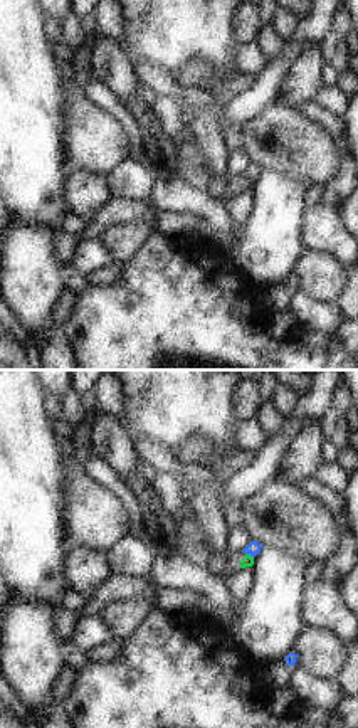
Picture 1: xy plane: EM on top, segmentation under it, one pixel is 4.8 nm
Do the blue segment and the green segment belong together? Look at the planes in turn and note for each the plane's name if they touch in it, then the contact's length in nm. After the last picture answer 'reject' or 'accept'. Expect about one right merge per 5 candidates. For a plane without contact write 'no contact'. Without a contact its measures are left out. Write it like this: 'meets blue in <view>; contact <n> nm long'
meets blue in xy; contact 50 nm long

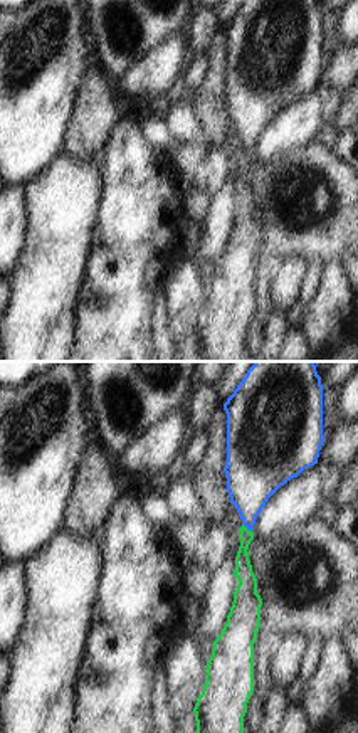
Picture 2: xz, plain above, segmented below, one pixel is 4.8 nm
meets blue in xz; contact 60 nm long

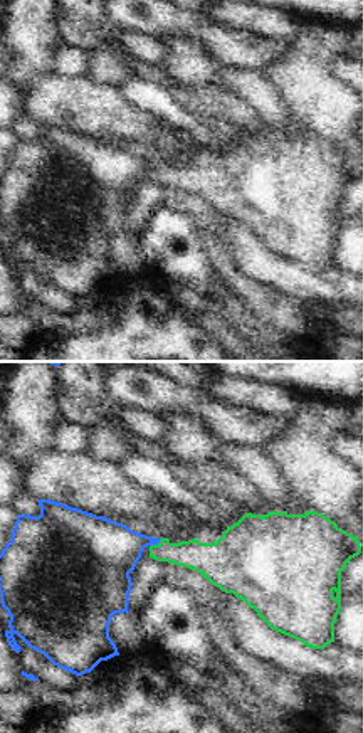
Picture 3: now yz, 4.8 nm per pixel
meets blue in yz; contact 80 nm long

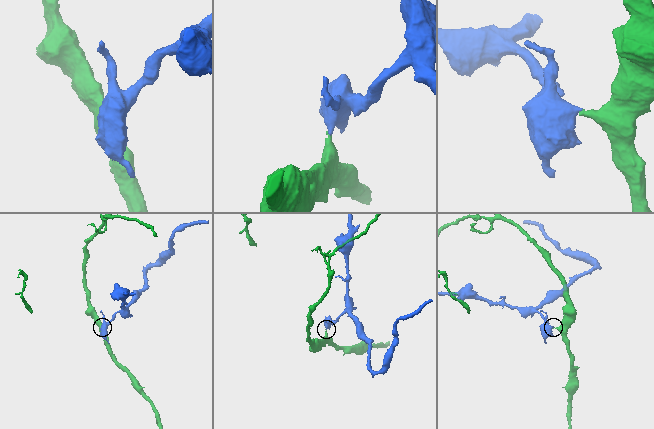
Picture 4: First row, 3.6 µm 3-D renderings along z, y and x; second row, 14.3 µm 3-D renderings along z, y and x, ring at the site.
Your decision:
reject

